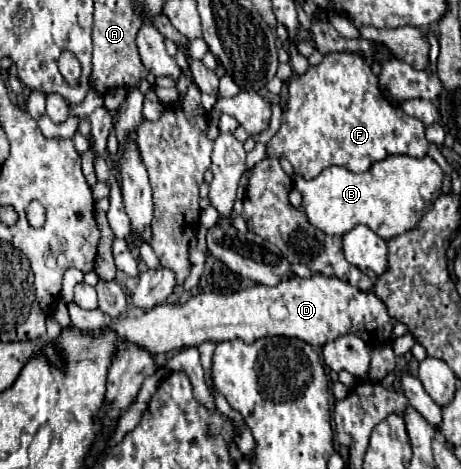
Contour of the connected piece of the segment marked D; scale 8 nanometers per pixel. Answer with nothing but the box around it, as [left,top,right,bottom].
[102,273,394,355]

